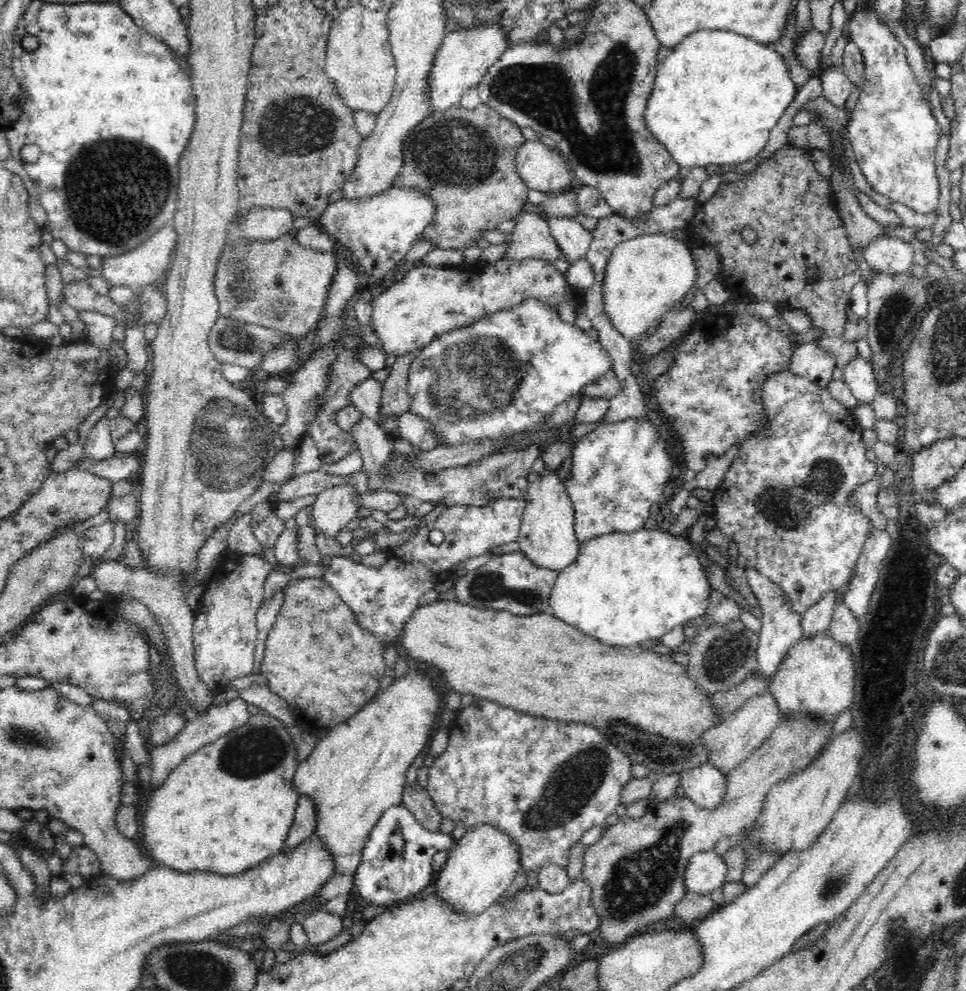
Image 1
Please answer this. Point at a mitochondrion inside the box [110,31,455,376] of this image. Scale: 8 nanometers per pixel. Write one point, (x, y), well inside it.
(300, 125)

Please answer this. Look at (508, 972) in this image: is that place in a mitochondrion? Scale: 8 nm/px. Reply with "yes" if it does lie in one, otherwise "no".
yes

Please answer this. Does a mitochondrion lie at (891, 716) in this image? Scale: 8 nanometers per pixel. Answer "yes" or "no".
no

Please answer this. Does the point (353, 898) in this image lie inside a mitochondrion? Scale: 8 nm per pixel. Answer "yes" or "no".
no

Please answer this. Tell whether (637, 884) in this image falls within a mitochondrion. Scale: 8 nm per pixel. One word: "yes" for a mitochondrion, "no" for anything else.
yes

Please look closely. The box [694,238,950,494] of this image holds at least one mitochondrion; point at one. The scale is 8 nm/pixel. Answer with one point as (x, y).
(896, 310)

